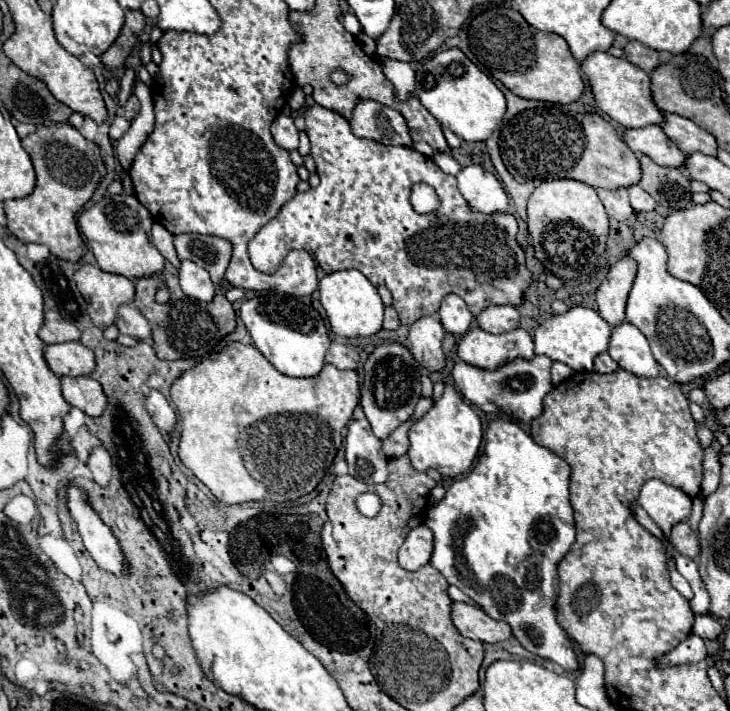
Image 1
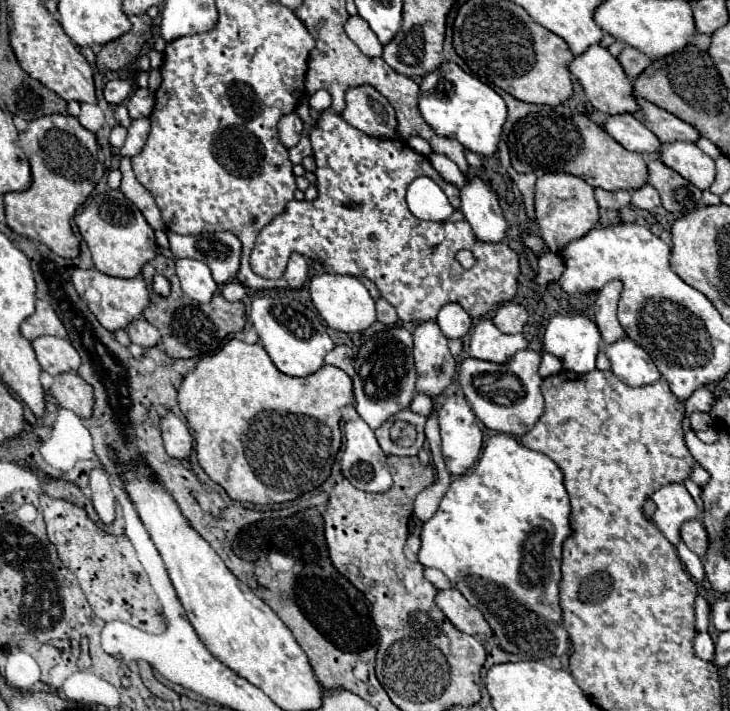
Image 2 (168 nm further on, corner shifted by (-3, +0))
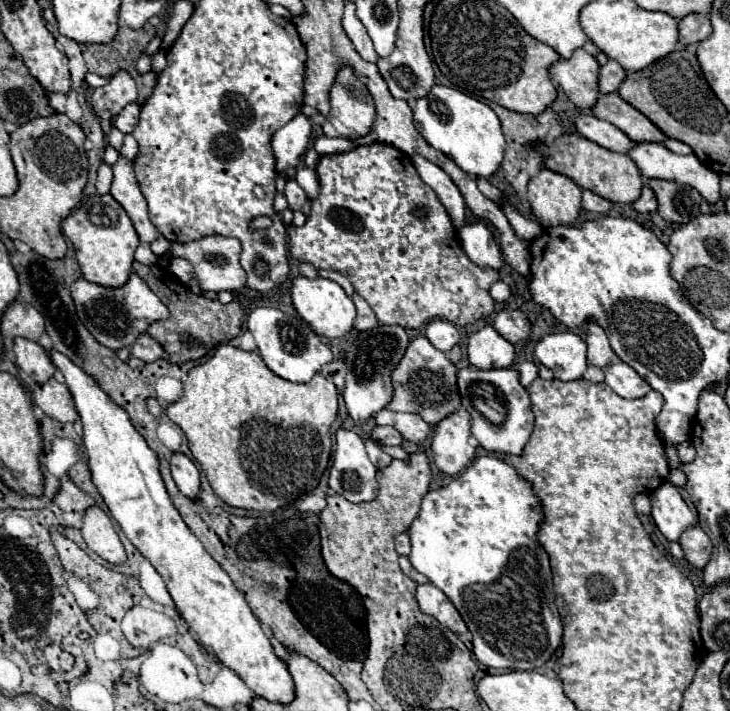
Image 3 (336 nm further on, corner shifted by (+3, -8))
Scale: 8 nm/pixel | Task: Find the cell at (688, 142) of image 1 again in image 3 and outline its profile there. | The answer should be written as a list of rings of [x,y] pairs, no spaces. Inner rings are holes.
[[[619,93],[601,95],[597,105],[591,109],[597,119],[617,125],[635,143],[665,143],[667,135],[653,125],[641,111],[629,105]]]

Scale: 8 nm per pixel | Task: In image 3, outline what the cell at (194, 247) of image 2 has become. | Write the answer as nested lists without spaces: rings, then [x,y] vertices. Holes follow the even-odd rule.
[[[211,235],[211,237],[201,237],[191,243],[171,243],[169,251],[163,255],[165,259],[173,257],[183,257],[191,261],[191,265],[197,271],[197,279],[203,291],[239,291],[245,285],[245,271],[239,265],[239,253],[241,253],[241,243],[239,239],[233,237],[223,237],[223,235]]]

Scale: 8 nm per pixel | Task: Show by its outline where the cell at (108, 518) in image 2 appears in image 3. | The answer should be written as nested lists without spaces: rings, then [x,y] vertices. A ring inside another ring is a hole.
[[[91,505],[85,511],[81,533],[83,533],[87,547],[93,549],[101,559],[109,563],[125,561],[125,549],[113,529],[113,523],[99,505]]]

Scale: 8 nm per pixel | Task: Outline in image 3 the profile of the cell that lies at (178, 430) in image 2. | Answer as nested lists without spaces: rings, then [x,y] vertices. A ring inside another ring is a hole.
[[[173,453],[171,457],[171,475],[183,495],[197,499],[199,493],[199,471],[195,463],[185,453]]]

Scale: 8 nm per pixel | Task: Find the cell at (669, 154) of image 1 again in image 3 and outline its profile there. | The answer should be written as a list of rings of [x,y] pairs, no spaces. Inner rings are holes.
[[[593,115],[577,117],[575,125],[577,125],[577,131],[585,139],[589,139],[589,141],[593,141],[593,143],[609,149],[609,151],[629,153],[629,149],[635,147],[635,143],[619,127],[615,127],[609,121],[601,121],[601,119],[593,117]]]

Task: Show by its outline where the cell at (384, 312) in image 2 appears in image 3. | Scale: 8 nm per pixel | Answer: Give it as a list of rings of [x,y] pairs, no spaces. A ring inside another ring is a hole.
[[[355,293],[351,299],[353,299],[355,307],[357,307],[355,329],[359,329],[359,331],[369,331],[369,329],[375,329],[375,327],[379,327],[379,321],[377,321],[377,317],[375,317],[373,309],[369,307],[369,303],[367,303],[363,297],[359,297],[357,293]]]

